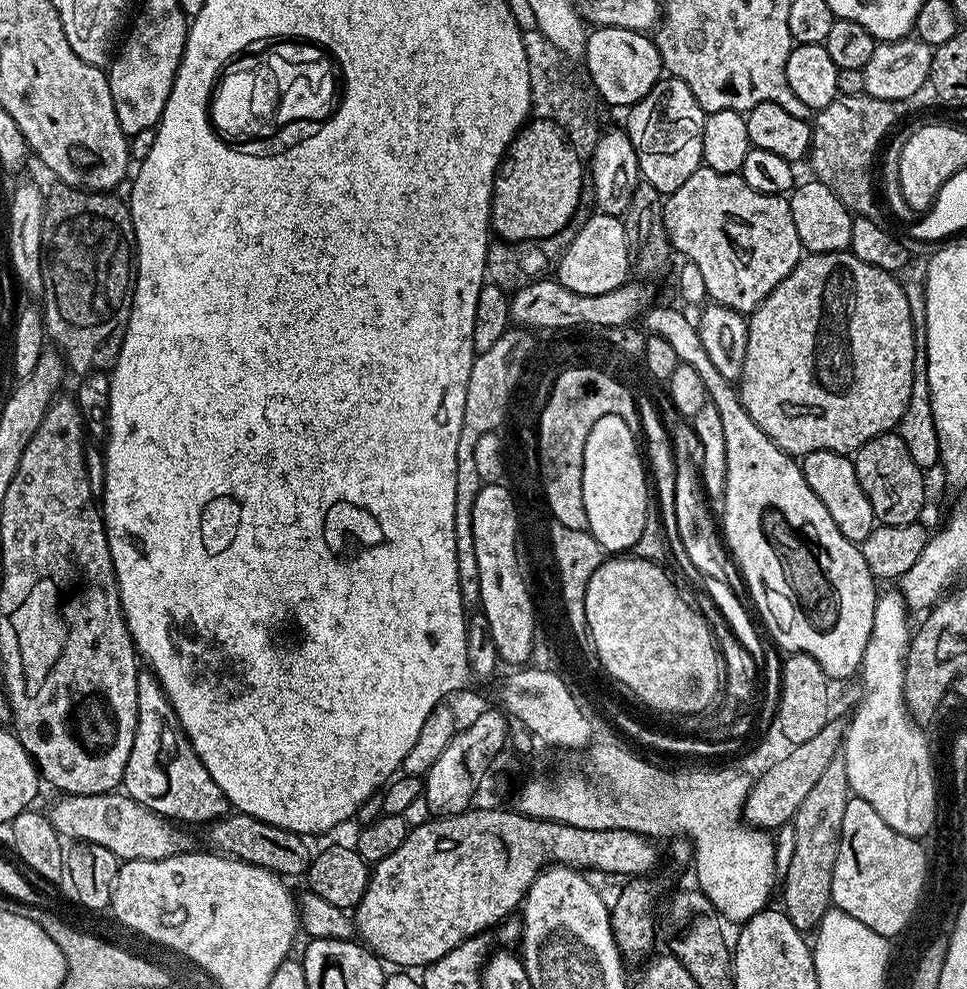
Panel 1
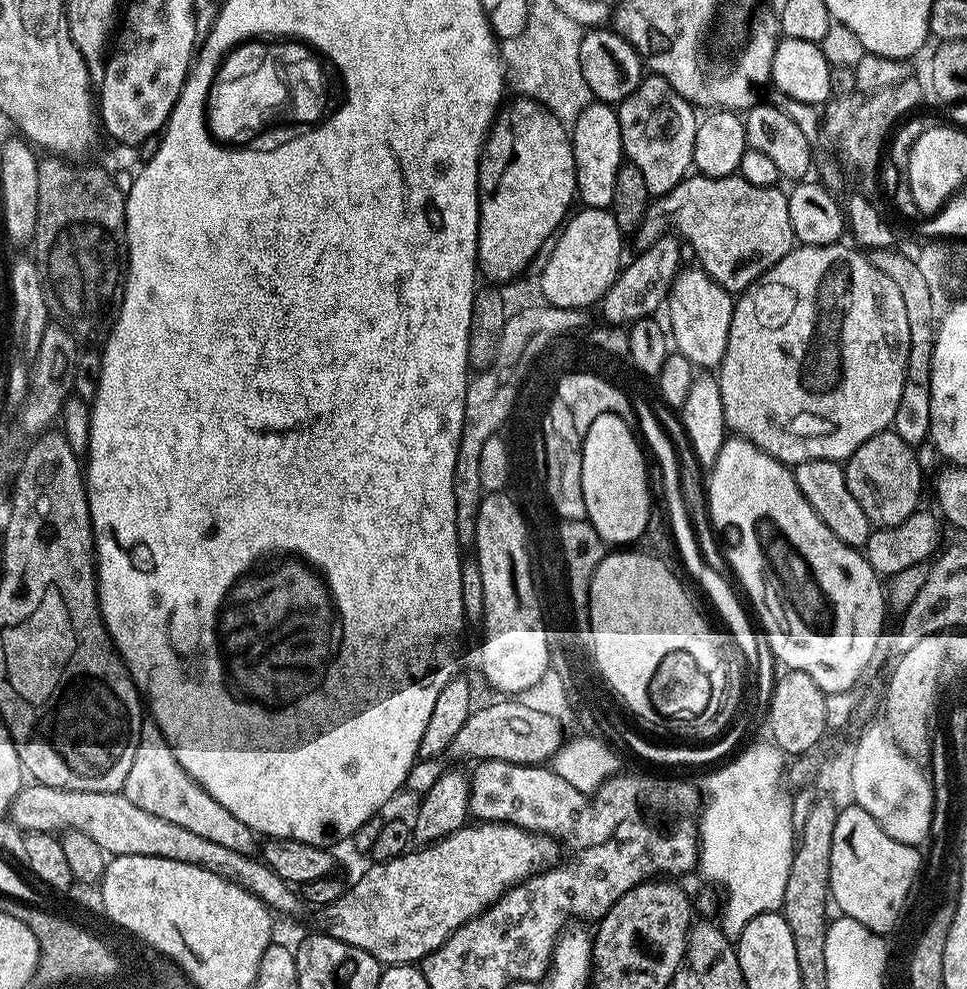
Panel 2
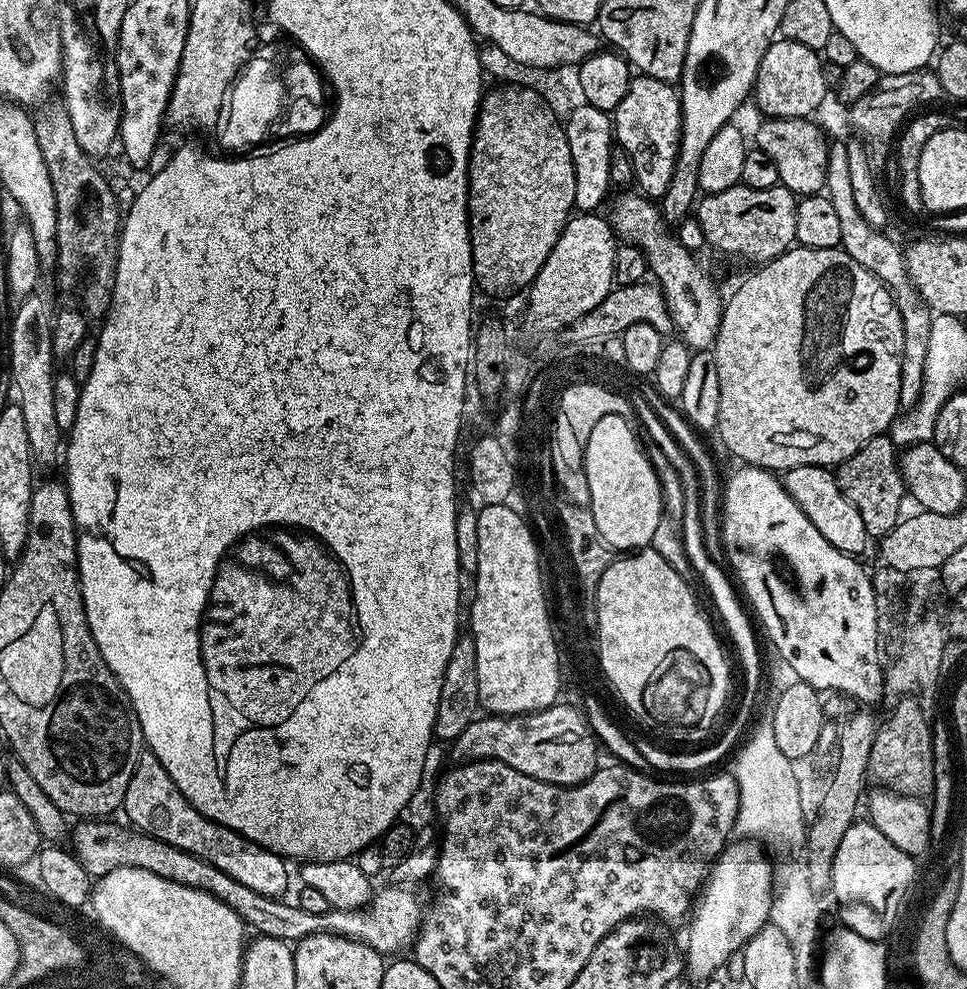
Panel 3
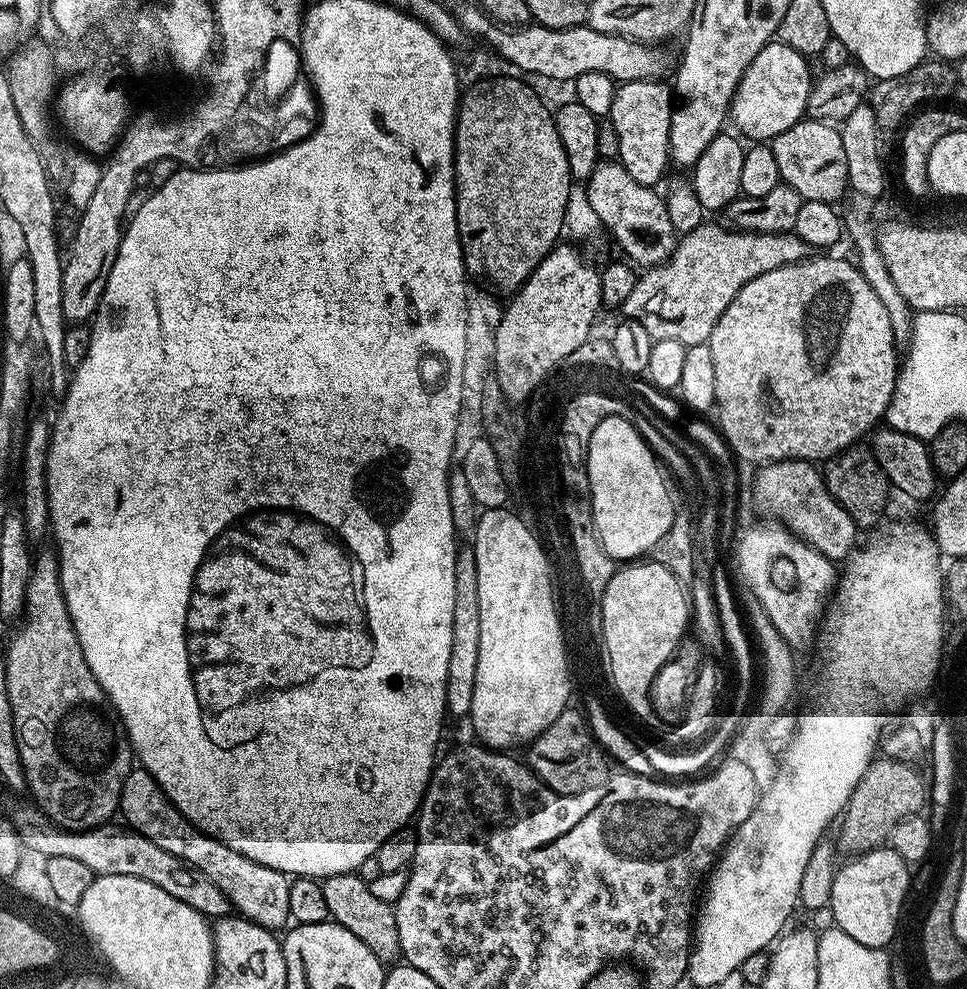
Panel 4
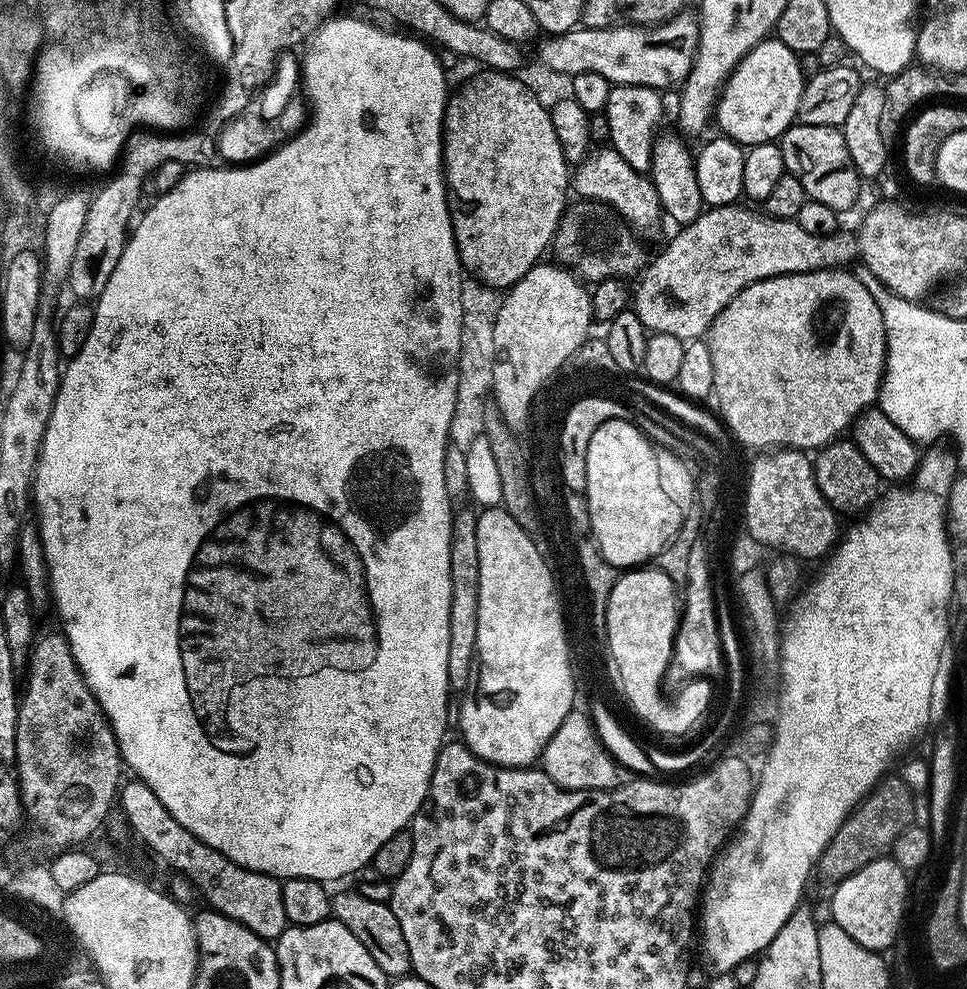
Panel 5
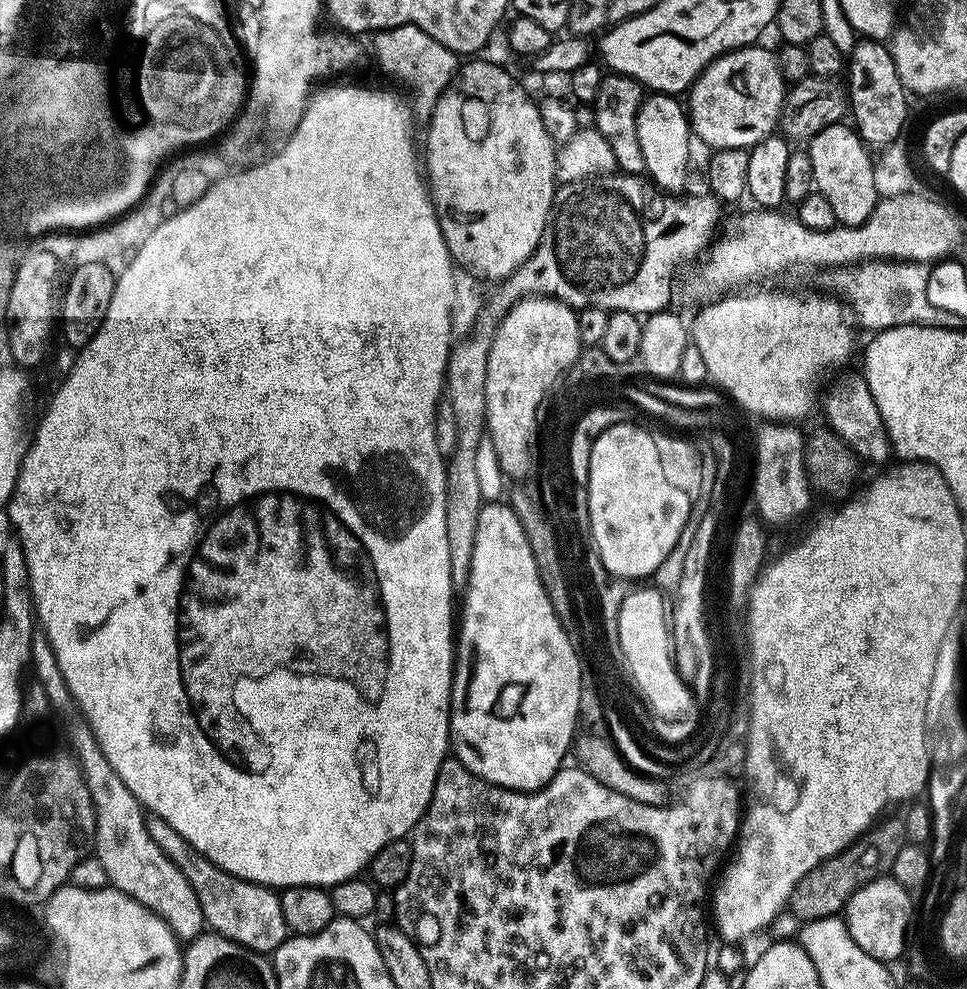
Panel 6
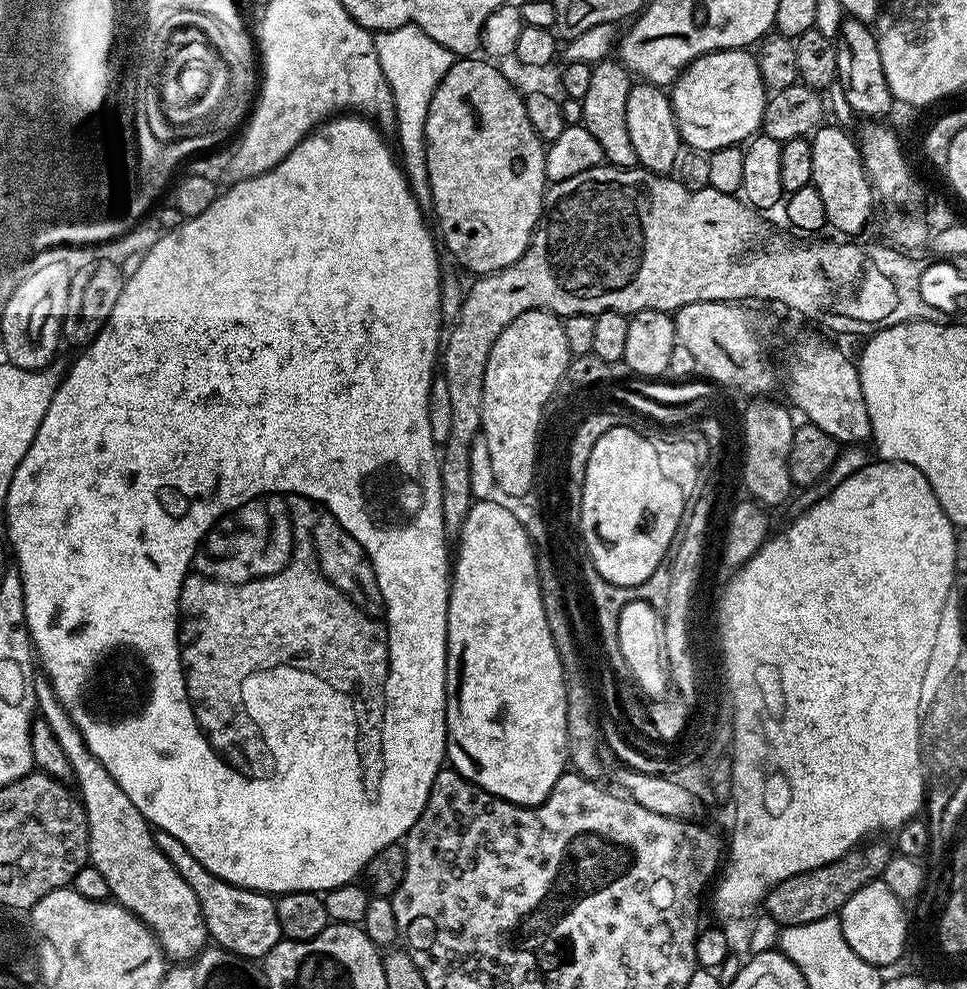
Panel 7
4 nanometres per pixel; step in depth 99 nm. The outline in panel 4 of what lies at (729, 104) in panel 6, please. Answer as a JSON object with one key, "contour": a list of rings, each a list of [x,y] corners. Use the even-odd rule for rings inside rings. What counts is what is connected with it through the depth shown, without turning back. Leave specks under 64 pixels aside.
{"contour":[[[769,42],[750,62],[746,74],[732,95],[731,119],[756,142],[771,141],[773,136],[790,130],[798,121],[805,119],[808,99],[814,81],[808,69],[808,61],[798,50],[779,42]]]}

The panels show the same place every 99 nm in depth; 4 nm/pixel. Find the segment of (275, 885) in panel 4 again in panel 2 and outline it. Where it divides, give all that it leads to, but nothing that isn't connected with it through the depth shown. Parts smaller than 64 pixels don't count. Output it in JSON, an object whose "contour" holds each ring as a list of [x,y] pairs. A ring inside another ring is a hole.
{"contour":[[[144,722],[140,725],[138,750],[130,766],[130,774],[126,774],[122,795],[130,798],[130,802],[134,802],[134,806],[139,806],[141,810],[146,810],[157,818],[166,818],[166,822],[186,826],[186,830],[206,838],[209,842],[218,842],[229,850],[238,850],[238,854],[243,856],[251,856],[257,851],[257,833],[250,826],[246,826],[246,822],[234,818],[234,814],[230,814],[226,806],[214,802],[214,798],[206,794],[204,787],[194,782],[194,778],[190,778],[186,770],[182,770],[167,738],[162,735],[155,722]]]}

